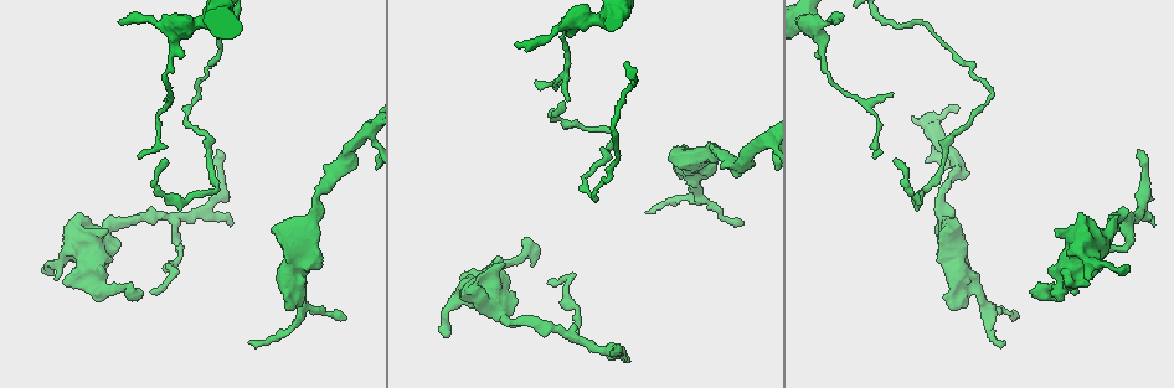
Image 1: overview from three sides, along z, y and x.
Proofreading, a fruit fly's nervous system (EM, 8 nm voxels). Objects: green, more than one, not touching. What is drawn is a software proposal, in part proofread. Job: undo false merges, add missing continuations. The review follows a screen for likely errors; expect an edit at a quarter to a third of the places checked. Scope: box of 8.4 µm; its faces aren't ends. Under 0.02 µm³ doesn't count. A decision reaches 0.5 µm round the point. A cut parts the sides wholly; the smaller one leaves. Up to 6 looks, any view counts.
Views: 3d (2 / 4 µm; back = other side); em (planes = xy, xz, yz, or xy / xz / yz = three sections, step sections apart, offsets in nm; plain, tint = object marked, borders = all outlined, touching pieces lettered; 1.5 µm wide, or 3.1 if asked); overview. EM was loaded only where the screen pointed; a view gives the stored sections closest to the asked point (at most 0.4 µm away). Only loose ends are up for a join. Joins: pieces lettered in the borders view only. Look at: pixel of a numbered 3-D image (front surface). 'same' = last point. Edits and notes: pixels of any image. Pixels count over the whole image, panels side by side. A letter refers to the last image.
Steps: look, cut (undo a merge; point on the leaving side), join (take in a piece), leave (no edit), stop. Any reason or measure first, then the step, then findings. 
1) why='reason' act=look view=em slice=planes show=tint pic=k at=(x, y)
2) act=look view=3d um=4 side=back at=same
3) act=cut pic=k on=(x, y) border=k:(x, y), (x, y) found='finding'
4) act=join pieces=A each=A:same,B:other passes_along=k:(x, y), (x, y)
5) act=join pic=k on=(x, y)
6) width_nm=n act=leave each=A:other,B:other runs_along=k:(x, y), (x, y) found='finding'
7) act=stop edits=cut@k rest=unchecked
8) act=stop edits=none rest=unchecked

why='tapers out' act=look view=3d um=2 pic=1 at=(645, 213)

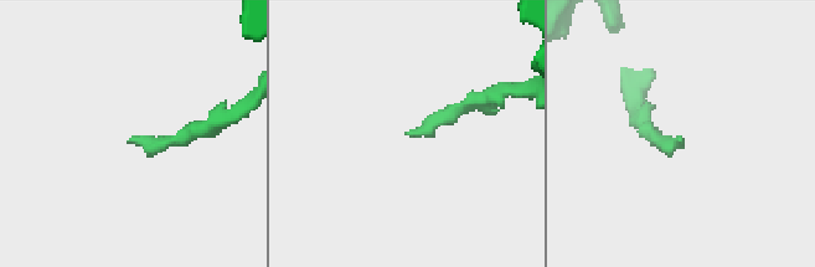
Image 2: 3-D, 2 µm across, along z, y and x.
why='now the EM' act=look view=em slice=planes show=borders pic=2 at=(129, 139)

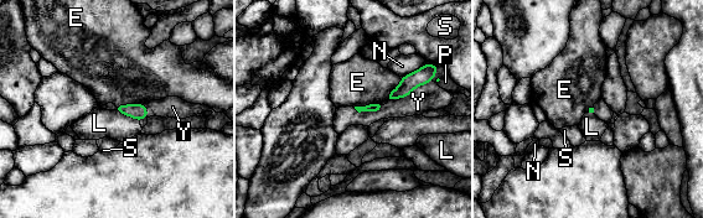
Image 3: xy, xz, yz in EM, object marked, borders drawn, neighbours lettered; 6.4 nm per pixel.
act=join pieces=Y each=E:other,L:other,N:other,P:other,S:other,Y:same passes_along=3:(423, 76), (409, 93), (428, 97) found='the neuron continues'

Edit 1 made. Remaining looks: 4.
why='tapers out' act=look view=3d um=4 side=back pic=1 at=(741, 221)

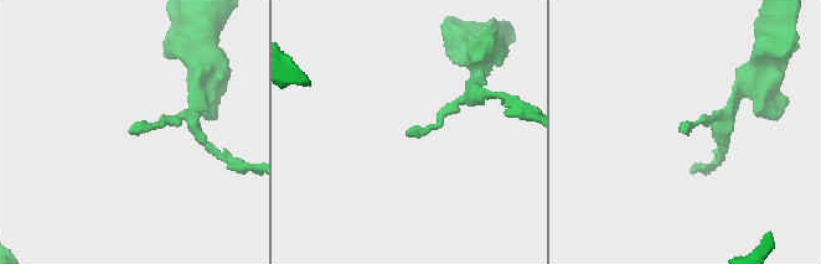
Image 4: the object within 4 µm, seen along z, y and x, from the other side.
why='now the EM' act=look view=em slice=planes show=borders pic=4 at=(684, 129)

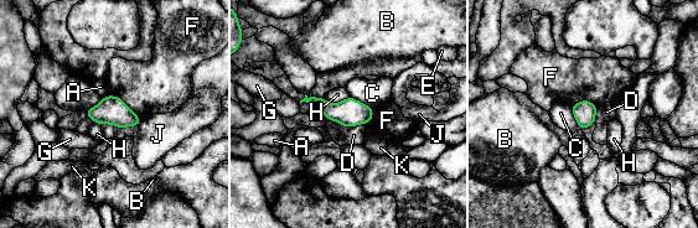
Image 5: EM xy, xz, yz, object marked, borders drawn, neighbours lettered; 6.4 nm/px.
longest_contact=F:260nm act=leave each=A:other,B:other,C:other,D:other,E:other,F:other,G:other,H:other,J:other,K:other border=5:(365, 123), (345, 128) found='no lettered piece goes on from it'

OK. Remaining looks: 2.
why='an open end' act=look view=em slice=planes show=borders pic=1 at=(1140, 150)

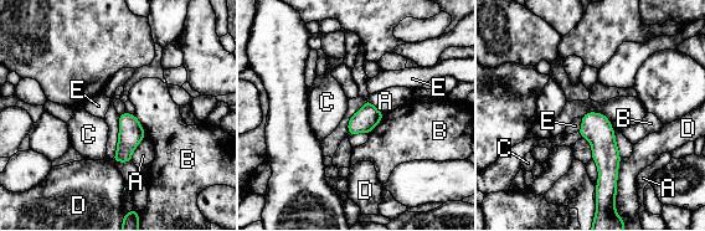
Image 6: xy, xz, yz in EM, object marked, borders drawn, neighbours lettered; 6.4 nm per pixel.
act=leave each=A:other,B:other,C:other,D:other,E:other found='no lettered piece goes on from it'

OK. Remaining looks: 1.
act=stop edits=join@3 rest=unchecked

